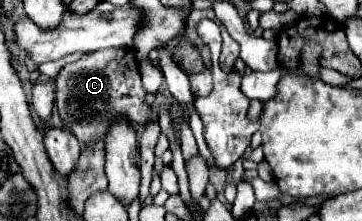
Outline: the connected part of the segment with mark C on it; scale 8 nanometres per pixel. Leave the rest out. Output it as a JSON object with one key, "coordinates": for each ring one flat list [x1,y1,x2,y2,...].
{"coordinates":[[107,48,83,54,77,62,61,68,55,78,55,108,63,128,73,132,81,146,93,146,105,140,111,122,125,116,133,126,145,126,151,120,153,106,145,102,147,90,141,84,137,58,131,48]]}

